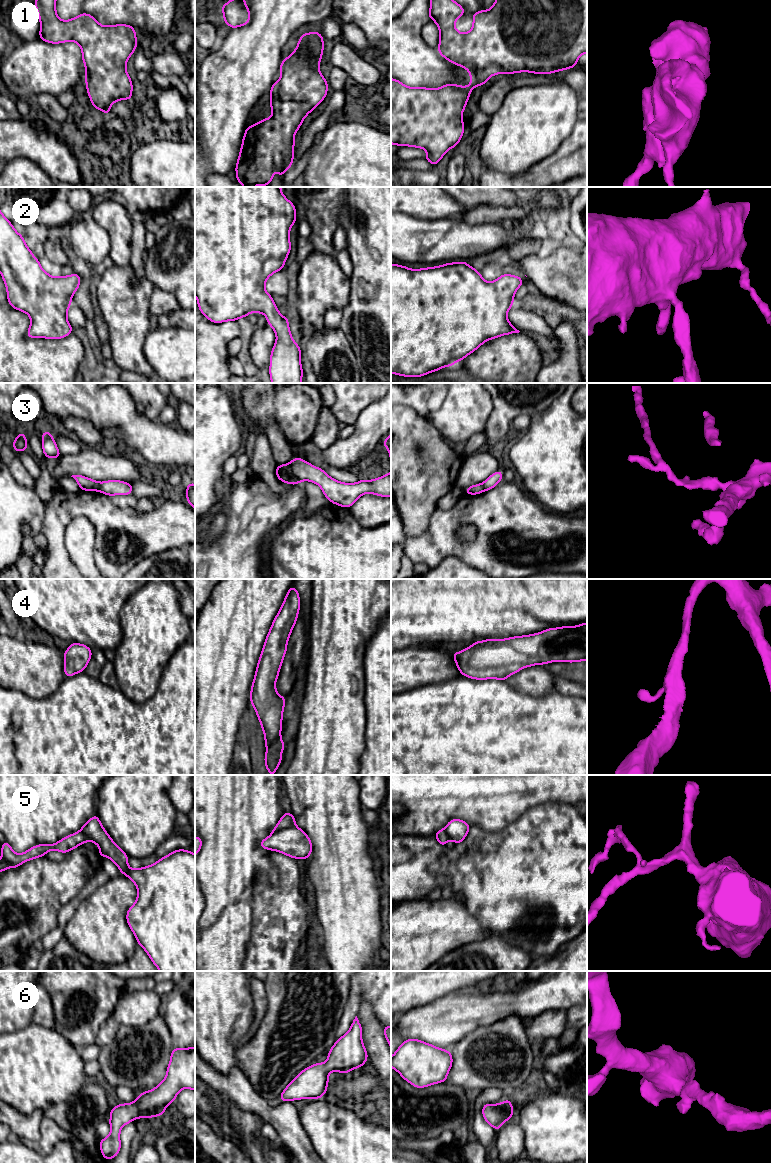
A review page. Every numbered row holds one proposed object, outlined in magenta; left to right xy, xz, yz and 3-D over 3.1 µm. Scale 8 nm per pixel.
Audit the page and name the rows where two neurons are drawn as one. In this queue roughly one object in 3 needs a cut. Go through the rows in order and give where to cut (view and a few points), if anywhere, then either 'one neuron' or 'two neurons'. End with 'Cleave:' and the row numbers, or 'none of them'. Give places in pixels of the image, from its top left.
1: no cut; one neuron
2: no cut; one neuron
3: cut in xz along (288, 464), (293, 474), (300, 481); two neurons
4: no cut; one neuron
5: cut in xz along (295, 825), (272, 833); two neurons
6: no cut; one neuron
Cleave: 3, 5

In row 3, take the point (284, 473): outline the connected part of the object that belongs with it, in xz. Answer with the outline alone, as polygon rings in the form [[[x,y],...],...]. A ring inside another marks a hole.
[[[289,464],[277,465],[275,474],[281,482],[291,485],[301,483],[301,481],[292,472],[292,468]]]

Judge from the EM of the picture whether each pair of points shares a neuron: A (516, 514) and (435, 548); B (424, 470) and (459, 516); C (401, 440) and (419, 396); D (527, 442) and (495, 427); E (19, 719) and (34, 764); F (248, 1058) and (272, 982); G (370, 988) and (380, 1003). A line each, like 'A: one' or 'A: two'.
A: one
B: two
C: two
D: two
E: one
F: one
G: one

